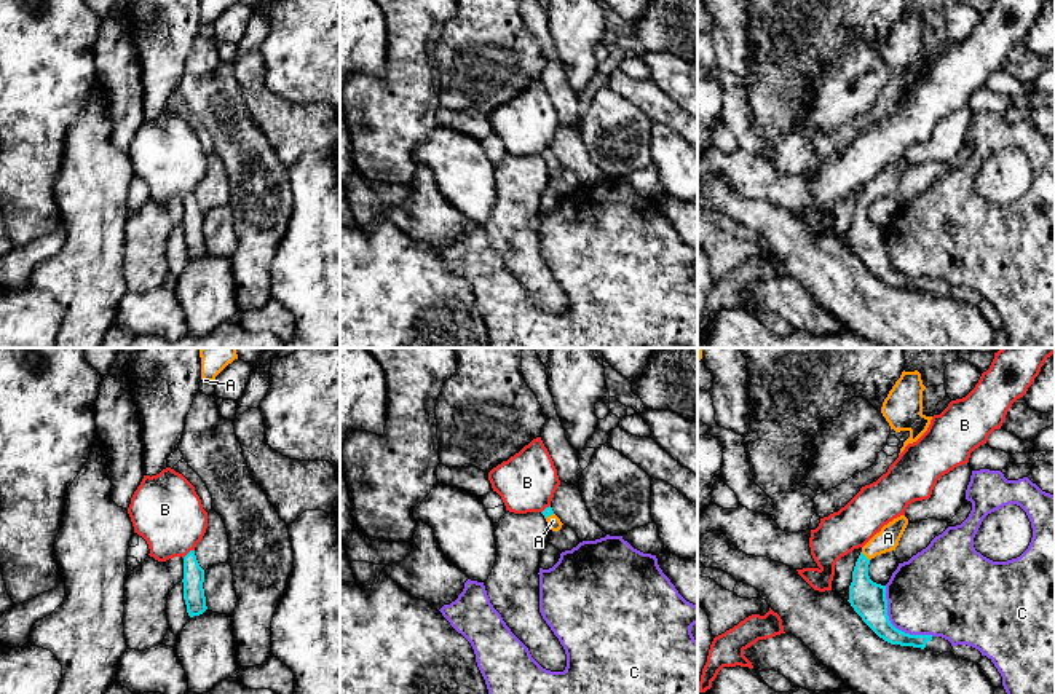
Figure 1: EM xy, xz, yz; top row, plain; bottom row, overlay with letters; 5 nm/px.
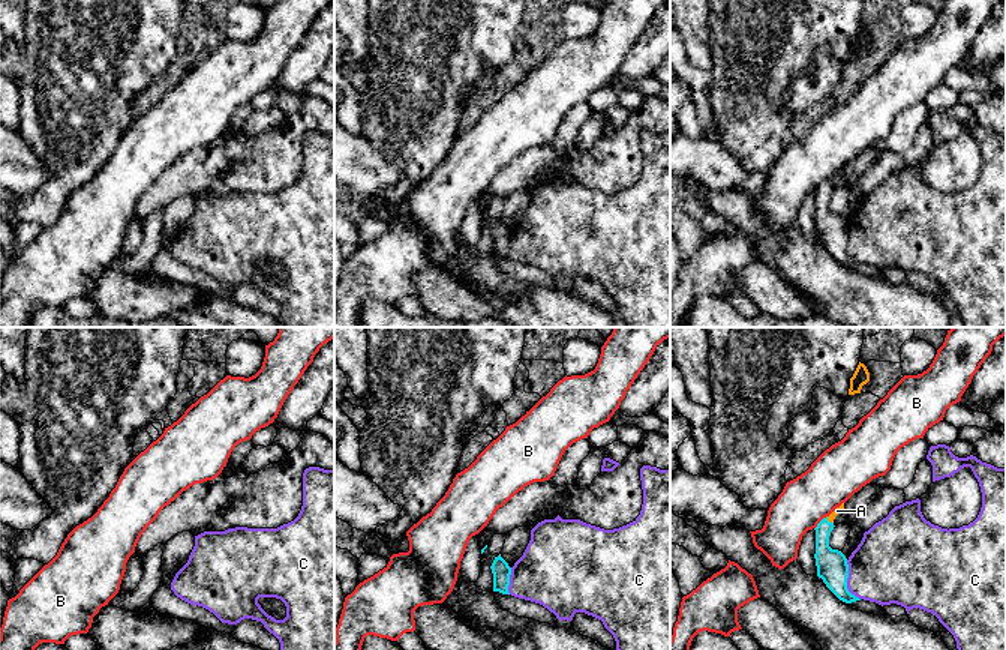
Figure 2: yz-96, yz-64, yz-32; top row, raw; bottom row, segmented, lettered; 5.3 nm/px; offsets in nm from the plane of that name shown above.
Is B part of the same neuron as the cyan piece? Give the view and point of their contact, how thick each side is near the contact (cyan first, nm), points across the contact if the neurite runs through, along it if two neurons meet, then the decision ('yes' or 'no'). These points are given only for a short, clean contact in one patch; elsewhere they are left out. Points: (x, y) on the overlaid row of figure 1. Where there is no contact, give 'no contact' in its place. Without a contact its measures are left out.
meets cyan in xy at (189, 552); 110 nm thick on the cyan side, 360 nm on the other; border along xy (193, 549), (182, 557); no

